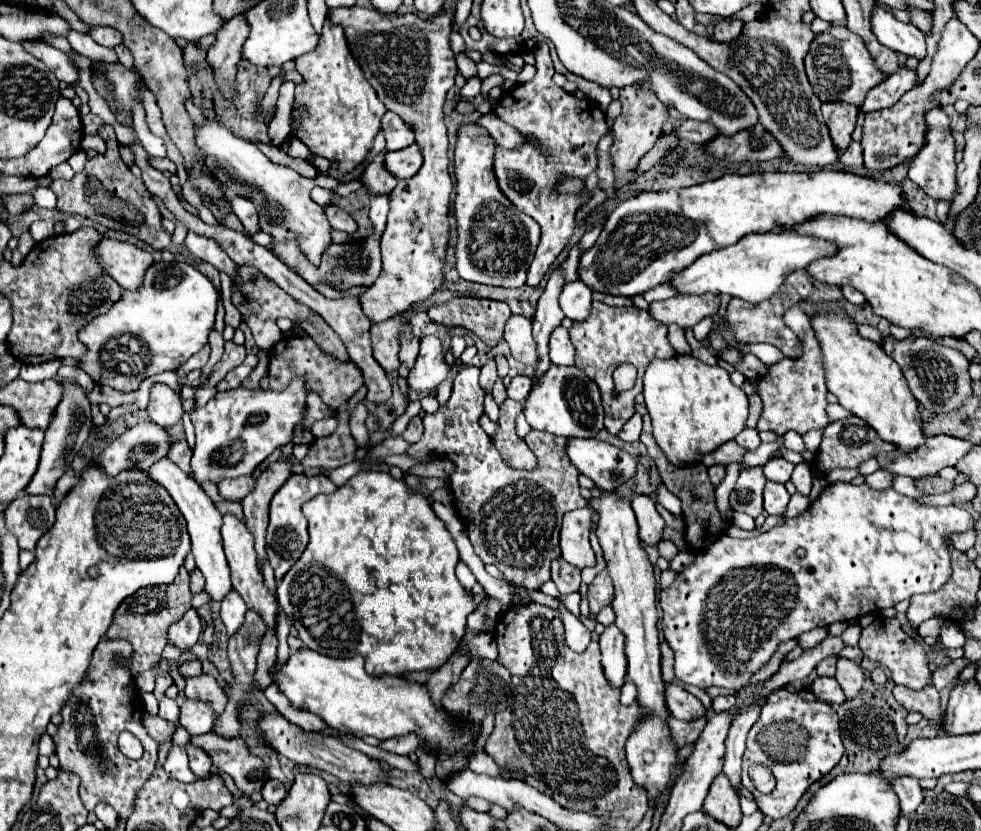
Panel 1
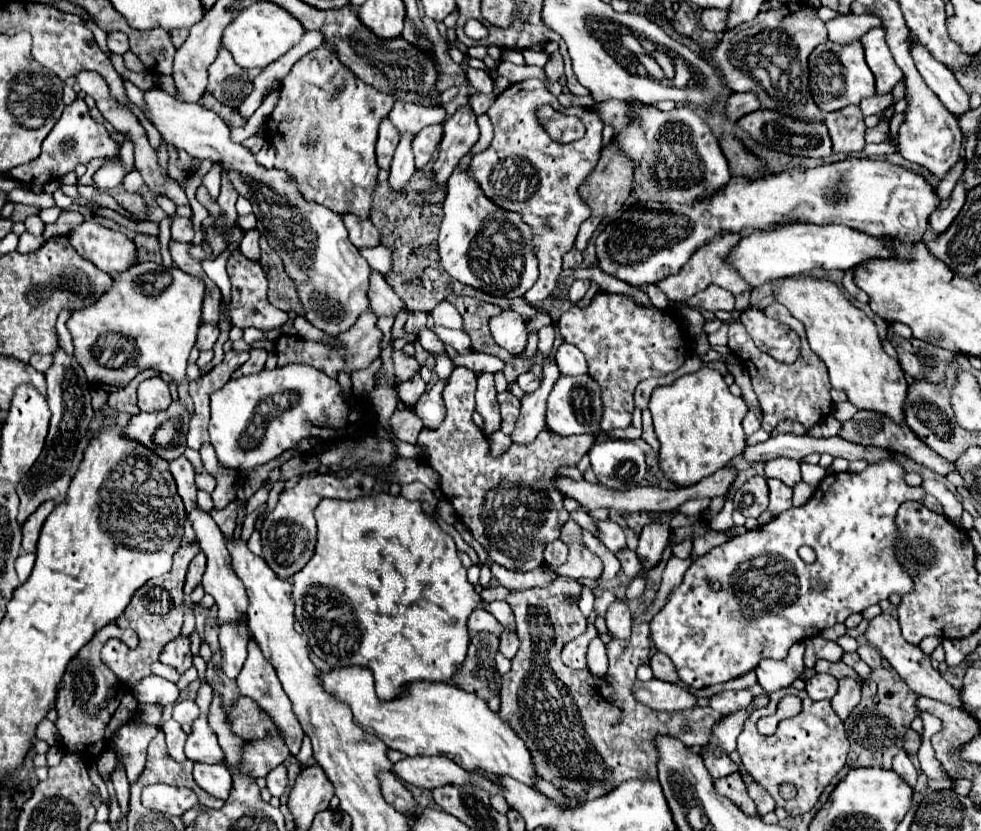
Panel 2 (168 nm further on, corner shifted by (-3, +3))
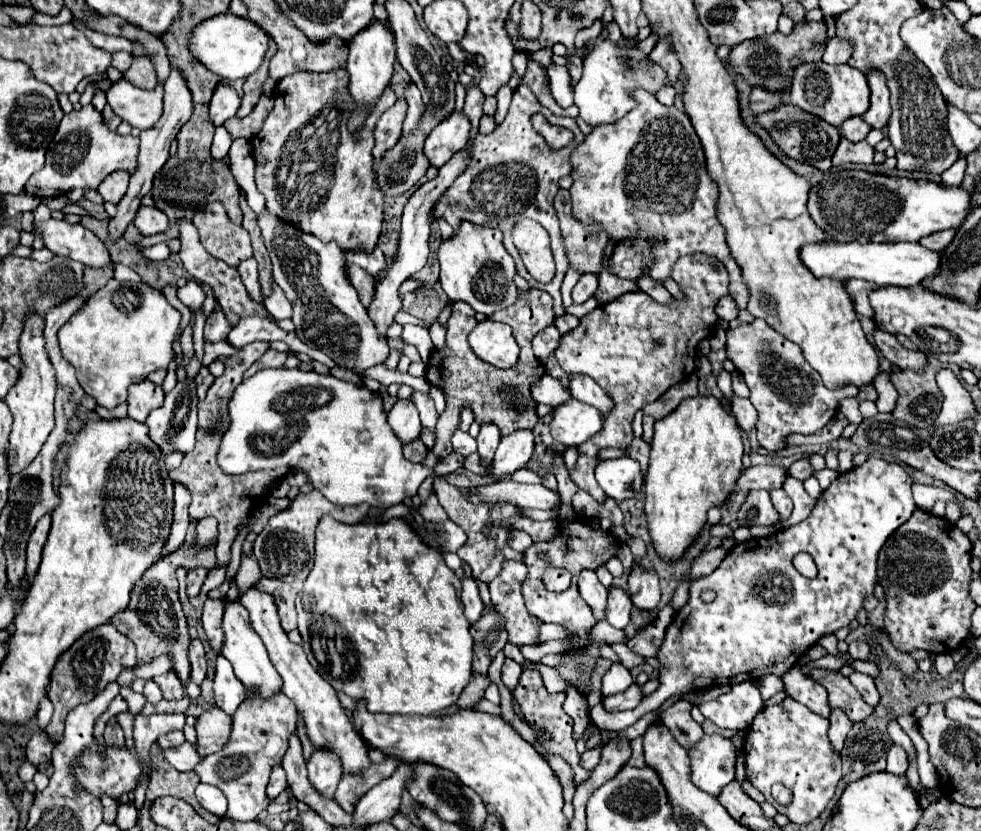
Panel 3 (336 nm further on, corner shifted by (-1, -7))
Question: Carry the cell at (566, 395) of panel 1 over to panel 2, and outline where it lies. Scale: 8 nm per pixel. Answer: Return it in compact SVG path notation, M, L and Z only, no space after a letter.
M560 376L554 384L554 390L548 396L546 408L546 424L558 436L572 436L572 434L592 434L600 430L602 420L602 390L598 382L588 376Z

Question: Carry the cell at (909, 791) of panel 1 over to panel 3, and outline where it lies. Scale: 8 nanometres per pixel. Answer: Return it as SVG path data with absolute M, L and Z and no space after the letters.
M892 746L890 748L890 752L888 752L888 772L892 772L892 774L904 774L906 772L906 768L908 768L908 756L906 756L906 752L904 752L904 748L900 748L900 746Z

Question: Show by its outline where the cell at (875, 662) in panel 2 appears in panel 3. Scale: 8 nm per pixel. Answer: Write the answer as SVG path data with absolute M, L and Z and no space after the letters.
M850 642L848 652L850 652L852 658L856 658L856 660L866 660L868 654L870 654L870 646L868 646L866 642Z

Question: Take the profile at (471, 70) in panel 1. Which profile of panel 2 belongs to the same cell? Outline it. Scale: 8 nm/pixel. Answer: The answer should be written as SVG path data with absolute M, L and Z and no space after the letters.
M468 66L466 68L466 78L470 82L470 86L476 90L476 92L482 92L482 94L492 94L492 78L488 76L486 70L482 68L472 68Z

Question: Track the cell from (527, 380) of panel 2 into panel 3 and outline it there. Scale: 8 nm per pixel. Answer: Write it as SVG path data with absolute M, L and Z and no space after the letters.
M544 374L534 386L532 386L532 396L534 400L538 400L540 404L548 404L552 408L564 404L564 400L570 400L572 394L566 386L562 386L556 378L552 378L550 374Z

